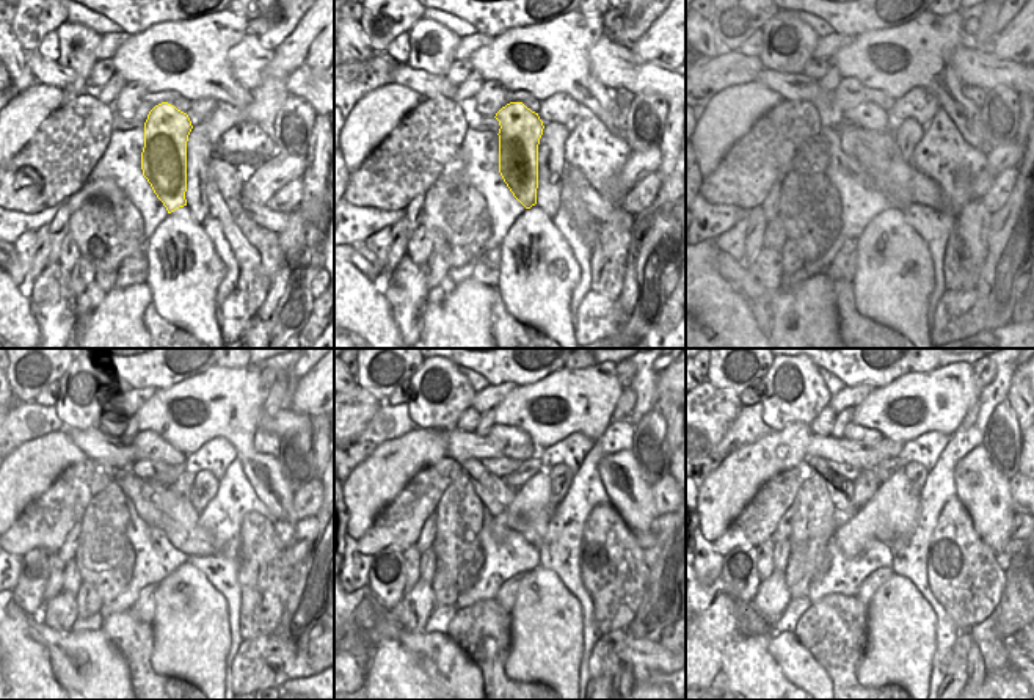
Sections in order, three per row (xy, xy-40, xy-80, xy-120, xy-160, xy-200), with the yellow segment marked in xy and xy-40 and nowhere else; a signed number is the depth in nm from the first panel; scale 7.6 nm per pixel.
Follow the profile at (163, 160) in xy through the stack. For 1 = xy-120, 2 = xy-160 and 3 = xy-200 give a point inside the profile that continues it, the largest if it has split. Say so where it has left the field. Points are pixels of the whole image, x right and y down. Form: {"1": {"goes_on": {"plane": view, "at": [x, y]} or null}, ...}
{"1": {"goes_on": {"plane": "xy-120", "at": [143, 468]}}, "2": {"goes_on": {"plane": "xy-160", "at": [501, 466]}}, "3": {"goes_on": {"plane": "xy-200", "at": [849, 471]}}}

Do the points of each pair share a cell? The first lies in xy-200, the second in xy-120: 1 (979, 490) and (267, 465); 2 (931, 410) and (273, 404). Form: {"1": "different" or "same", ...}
{"1": "same", "2": "different"}

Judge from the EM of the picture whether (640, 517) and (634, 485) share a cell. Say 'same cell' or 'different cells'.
same cell

